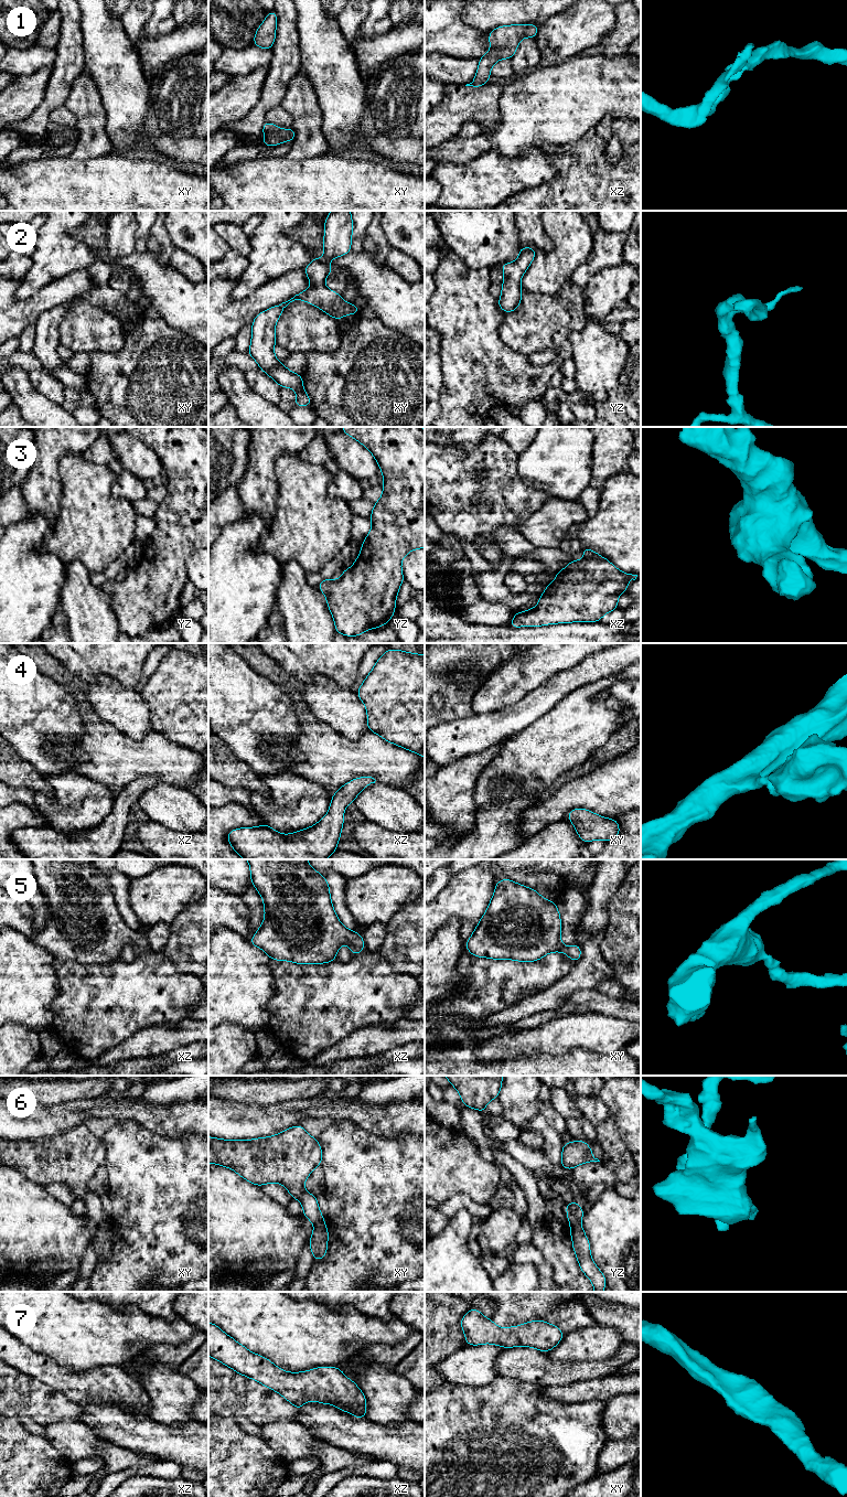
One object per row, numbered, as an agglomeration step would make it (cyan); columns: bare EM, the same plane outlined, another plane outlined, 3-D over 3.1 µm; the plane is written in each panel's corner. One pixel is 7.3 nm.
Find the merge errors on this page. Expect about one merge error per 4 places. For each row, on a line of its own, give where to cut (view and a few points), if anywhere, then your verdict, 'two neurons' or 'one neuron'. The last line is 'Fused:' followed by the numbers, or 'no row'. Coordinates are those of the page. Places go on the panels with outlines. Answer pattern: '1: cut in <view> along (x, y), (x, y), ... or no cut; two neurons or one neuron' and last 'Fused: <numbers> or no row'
1: no cut; one neuron
2: no cut; one neuron
3: no cut; one neuron
4: no cut; one neuron
5: no cut; one neuron
6: cut in xy along (323, 1220), (314, 1226); two neurons
7: no cut; one neuron
Fused: 6

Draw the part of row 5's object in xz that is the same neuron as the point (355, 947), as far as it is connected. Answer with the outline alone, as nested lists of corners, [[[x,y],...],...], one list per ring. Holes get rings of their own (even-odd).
[[[246,859],[250,867],[250,881],[264,900],[265,919],[249,942],[264,950],[270,960],[297,964],[323,964],[336,960],[342,944],[350,947],[352,955],[362,952],[365,942],[361,933],[349,930],[339,920],[331,901],[330,886],[322,874],[307,859]]]

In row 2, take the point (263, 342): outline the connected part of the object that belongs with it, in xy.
[[[351,211],[329,213],[324,223],[324,256],[321,259],[313,257],[303,269],[311,281],[311,287],[290,300],[258,313],[250,325],[251,342],[248,354],[280,387],[292,388],[297,392],[296,407],[311,406],[312,402],[303,388],[302,375],[292,373],[277,360],[274,353],[275,327],[283,309],[294,300],[307,301],[336,320],[341,320],[346,314],[360,313],[361,308],[345,302],[341,295],[324,285],[326,276],[333,272],[329,261],[351,252],[353,228]]]

